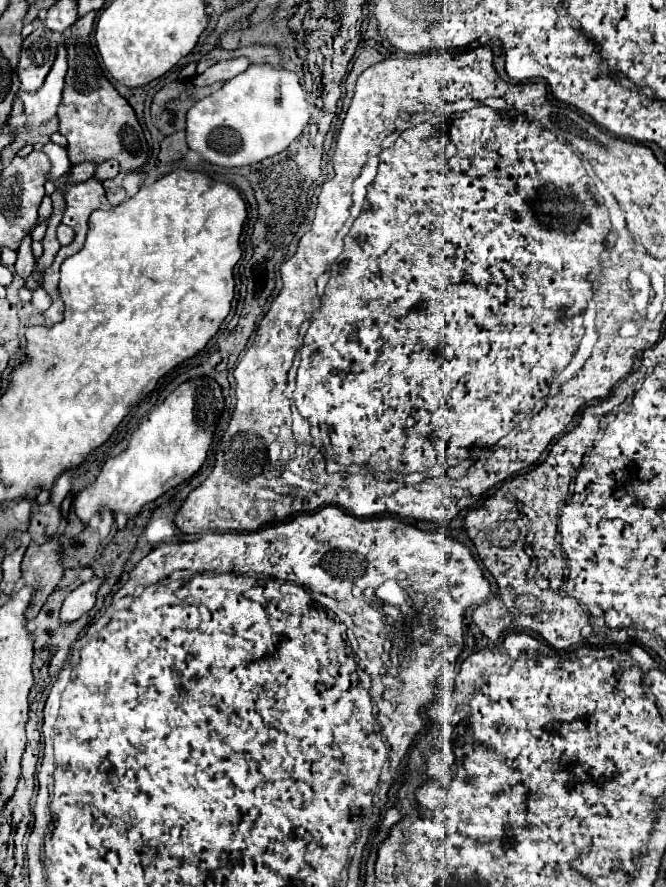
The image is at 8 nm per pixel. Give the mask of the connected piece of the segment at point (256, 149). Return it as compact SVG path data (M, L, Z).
M251 65L187 113L187 145L219 167L259 163L287 149L309 121L309 103L299 77L283 67Z

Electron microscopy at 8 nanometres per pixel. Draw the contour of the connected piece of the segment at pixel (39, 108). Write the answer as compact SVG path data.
M65 39L59 45L59 53L55 57L55 63L45 77L45 83L35 93L19 93L25 103L25 115L27 115L27 127L37 127L51 117L55 117L57 107L61 103L61 93L65 87L65 73L67 73L67 51L65 51Z

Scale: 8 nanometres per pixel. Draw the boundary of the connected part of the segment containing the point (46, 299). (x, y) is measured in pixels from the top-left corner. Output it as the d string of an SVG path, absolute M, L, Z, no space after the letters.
M39 277L39 285L33 289L33 299L31 299L31 303L37 307L37 311L45 311L49 305L51 305L51 297L47 295L47 291L45 289L41 289L43 287L43 277Z

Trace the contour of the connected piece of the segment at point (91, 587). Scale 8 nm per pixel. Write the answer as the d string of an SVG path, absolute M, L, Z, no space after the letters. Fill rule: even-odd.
M91 579L89 583L83 583L75 591L71 591L67 595L67 599L63 601L63 607L59 611L61 623L73 623L83 613L91 611L95 605L95 595L97 595L99 585L101 585L101 579Z

